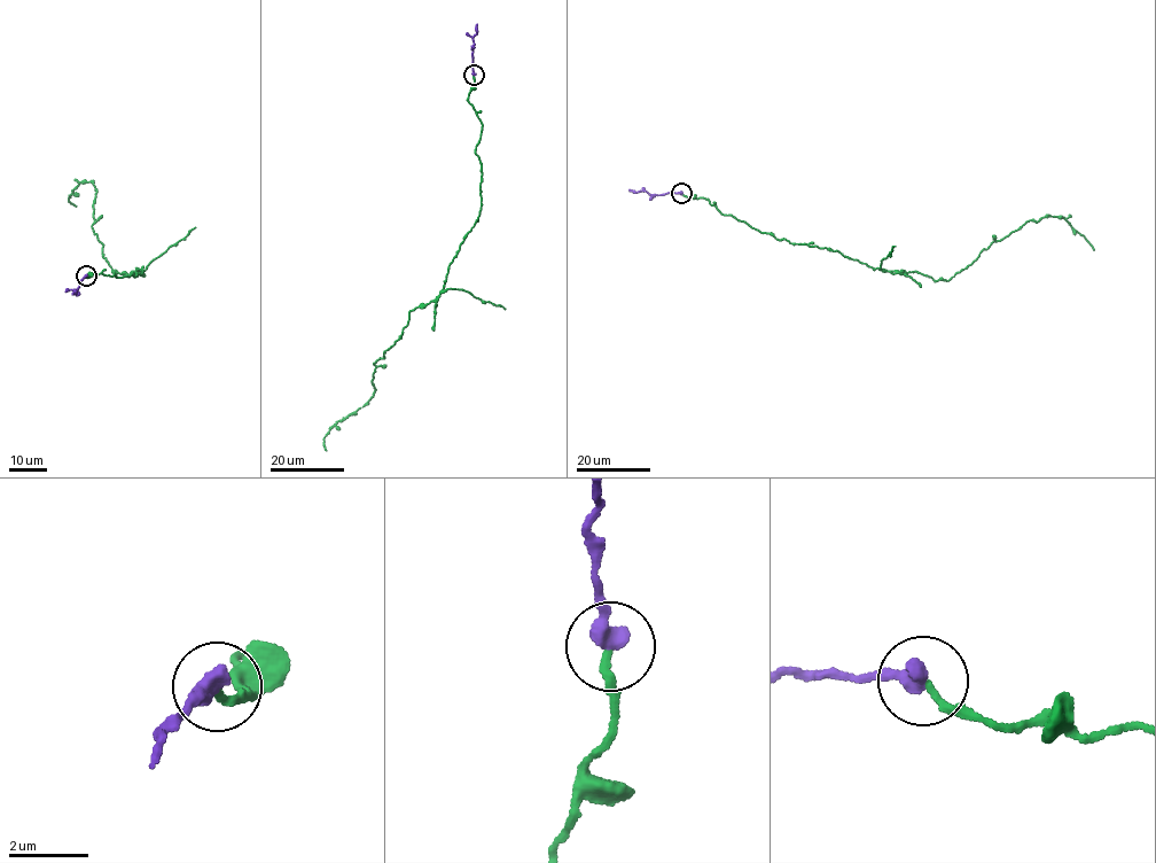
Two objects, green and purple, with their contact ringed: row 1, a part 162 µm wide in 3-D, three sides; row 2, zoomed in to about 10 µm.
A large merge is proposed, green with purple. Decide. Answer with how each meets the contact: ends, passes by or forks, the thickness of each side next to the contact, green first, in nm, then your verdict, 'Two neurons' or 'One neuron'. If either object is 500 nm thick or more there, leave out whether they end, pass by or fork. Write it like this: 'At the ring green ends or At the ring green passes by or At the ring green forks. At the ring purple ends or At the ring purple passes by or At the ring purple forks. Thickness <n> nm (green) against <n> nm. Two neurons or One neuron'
At the ring green ends. At the ring purple ends. Thickness 200 nm (green) against 480 nm. One neuron

